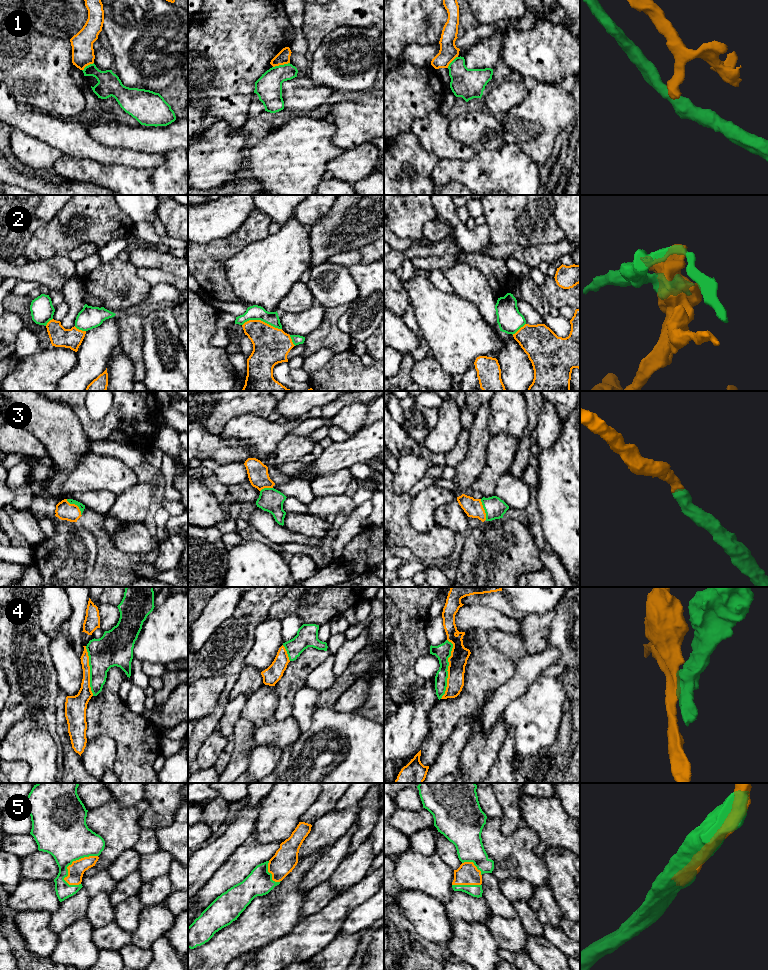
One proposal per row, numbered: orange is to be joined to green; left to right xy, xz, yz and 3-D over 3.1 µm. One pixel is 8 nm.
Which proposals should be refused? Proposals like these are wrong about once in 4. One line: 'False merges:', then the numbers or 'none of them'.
False merges: 1, 2, 4

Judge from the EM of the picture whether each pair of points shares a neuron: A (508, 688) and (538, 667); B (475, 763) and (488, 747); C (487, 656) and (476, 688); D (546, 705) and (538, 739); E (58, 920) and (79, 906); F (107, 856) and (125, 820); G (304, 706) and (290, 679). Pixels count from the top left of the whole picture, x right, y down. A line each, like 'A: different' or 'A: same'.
A: same
B: same
C: same
D: same
E: same
F: same
G: different

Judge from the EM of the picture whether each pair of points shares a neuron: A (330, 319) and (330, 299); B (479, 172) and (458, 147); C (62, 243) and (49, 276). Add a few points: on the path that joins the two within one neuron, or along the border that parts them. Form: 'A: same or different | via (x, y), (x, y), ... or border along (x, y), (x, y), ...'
A: different | border along (351, 301), (326, 309)
B: different | border along (475, 152), (465, 160), (444, 159)
C: different | border along (67, 255), (54, 255), (34, 261)

